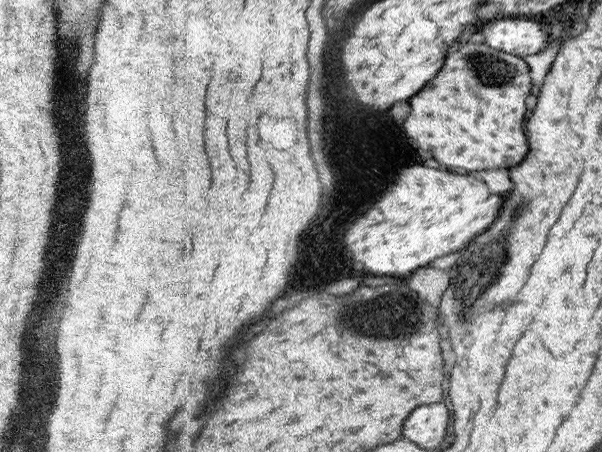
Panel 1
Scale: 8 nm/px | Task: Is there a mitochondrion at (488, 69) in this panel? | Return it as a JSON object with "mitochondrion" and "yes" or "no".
{"mitochondrion":"yes"}

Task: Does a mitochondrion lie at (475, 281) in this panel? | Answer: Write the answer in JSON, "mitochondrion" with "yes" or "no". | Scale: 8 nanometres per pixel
{"mitochondrion":"yes"}

